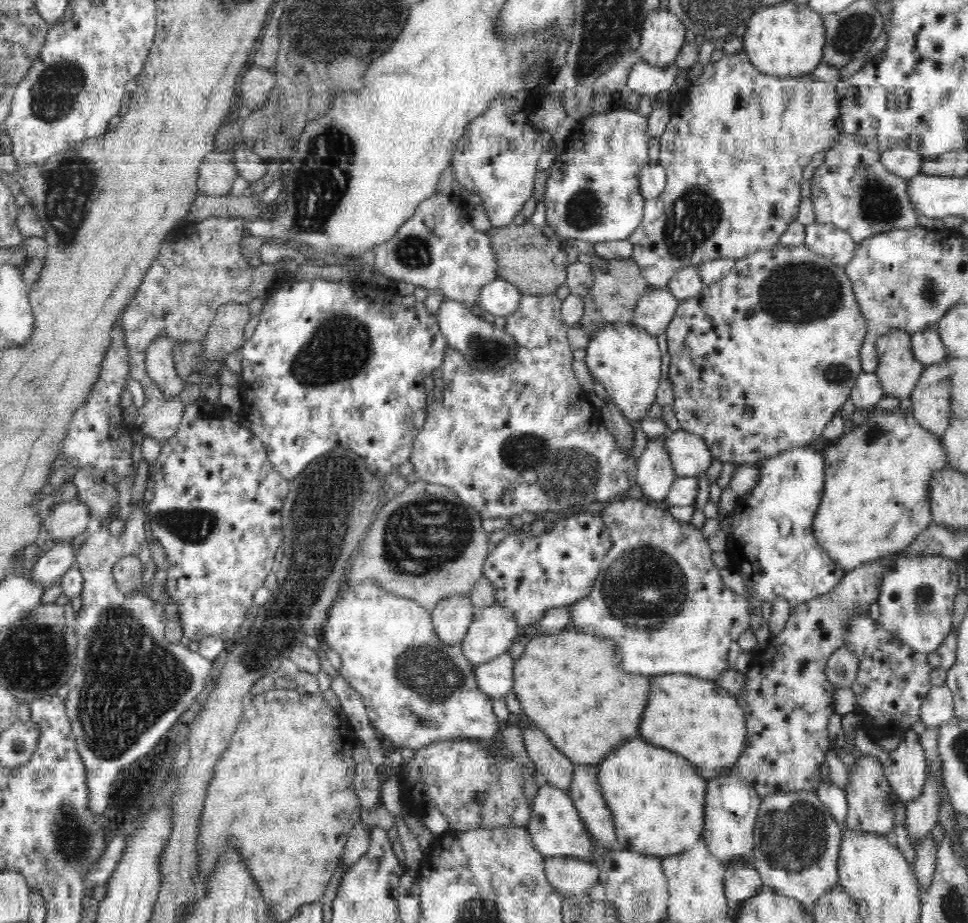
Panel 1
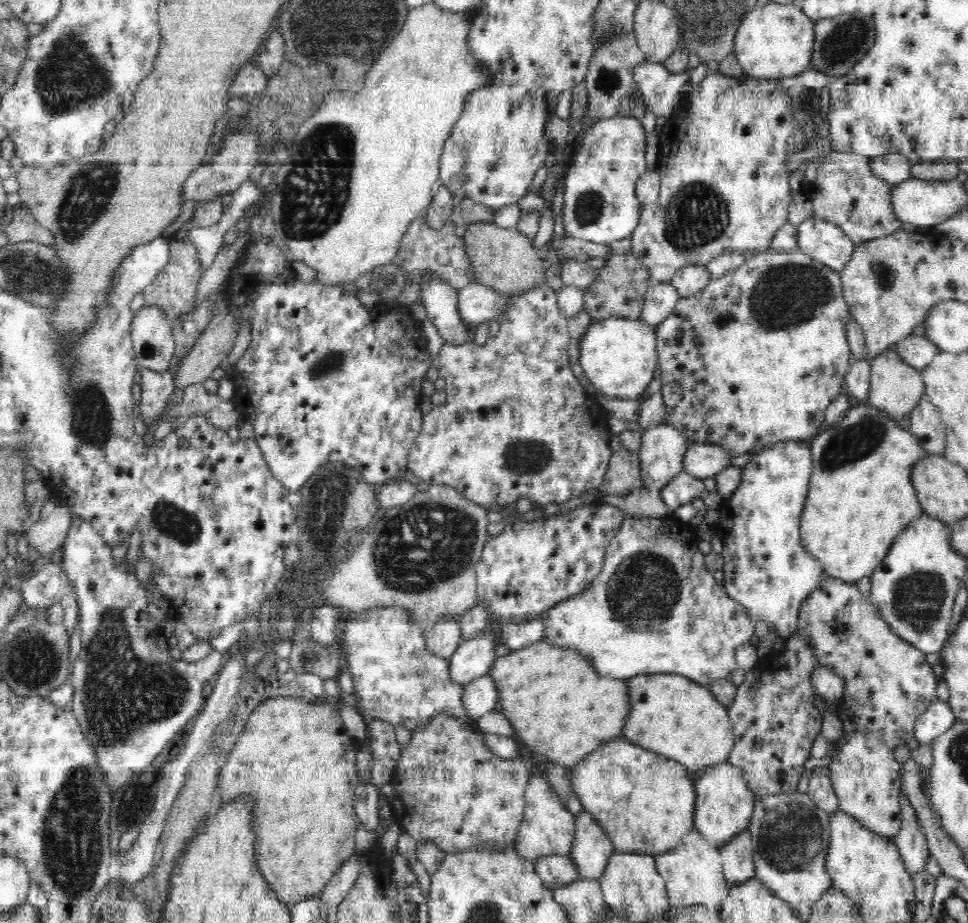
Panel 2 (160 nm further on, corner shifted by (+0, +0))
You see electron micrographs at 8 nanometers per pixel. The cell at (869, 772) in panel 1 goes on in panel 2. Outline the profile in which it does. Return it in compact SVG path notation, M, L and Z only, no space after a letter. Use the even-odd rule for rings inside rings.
M832 577L820 581L811 595L803 600L799 612L794 634L812 641L817 666L833 670L844 681L844 694L836 714L842 723L844 736L842 740L834 742L839 754L828 767L839 810L854 817L868 830L891 838L900 830L902 822L898 799L902 769L894 758L894 752L914 738L916 719L937 698L937 681L933 668L927 663L924 653L892 633L890 626L879 616L870 599L860 592L855 582Z

